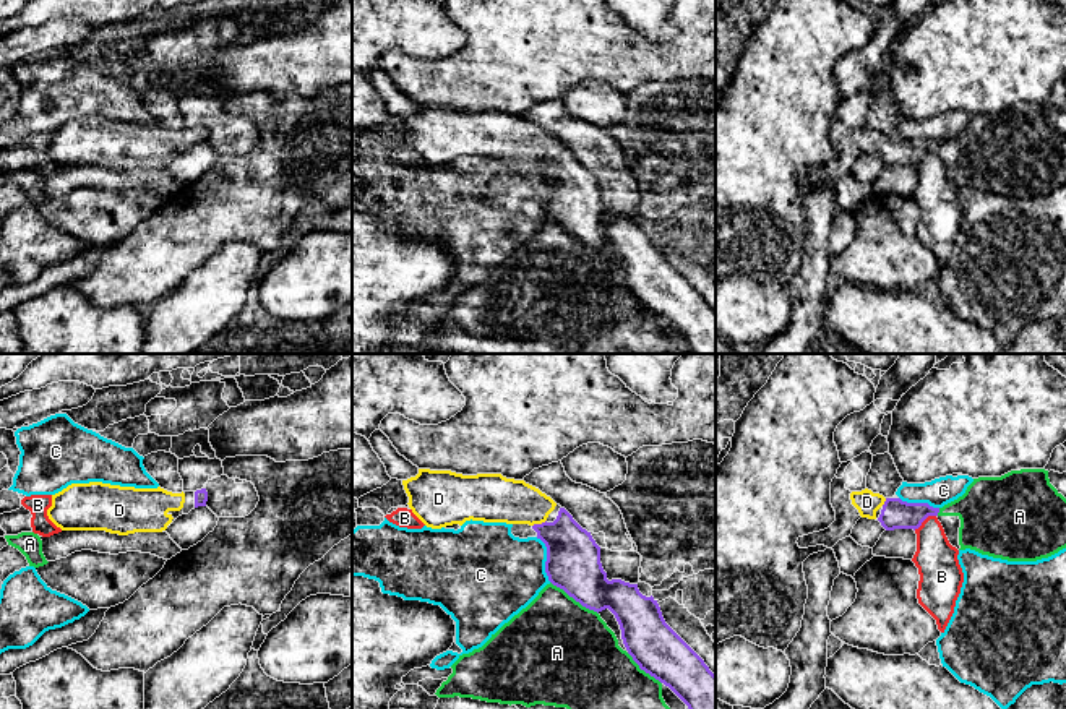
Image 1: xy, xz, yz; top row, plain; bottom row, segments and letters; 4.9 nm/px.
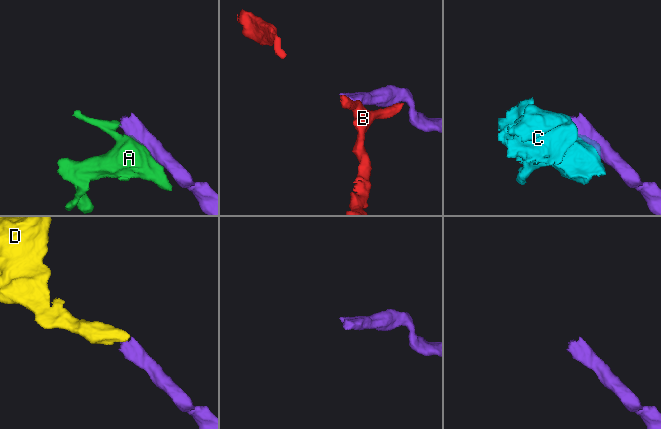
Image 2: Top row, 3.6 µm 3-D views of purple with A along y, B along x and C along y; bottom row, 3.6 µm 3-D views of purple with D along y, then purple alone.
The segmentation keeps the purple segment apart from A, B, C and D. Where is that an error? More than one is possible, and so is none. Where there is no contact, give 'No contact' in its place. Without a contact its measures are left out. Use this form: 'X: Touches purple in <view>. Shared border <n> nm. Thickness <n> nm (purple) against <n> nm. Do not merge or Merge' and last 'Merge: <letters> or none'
A: Touches purple in xz. Shared border 280 nm. Thickness 280 nm (purple) against 480 nm. Do not merge
B: Touches purple in yz. Shared border 130 nm. Thickness 140 nm (purple) against 200 nm. Do not merge
C: Touches purple in xz. Shared border 240 nm. Thickness 280 nm (purple) against 400 nm. Do not merge
D: Touches purple in xz. Shared border 80 nm. Thickness 280 nm (purple) against 220 nm. Merge
Merge: D

